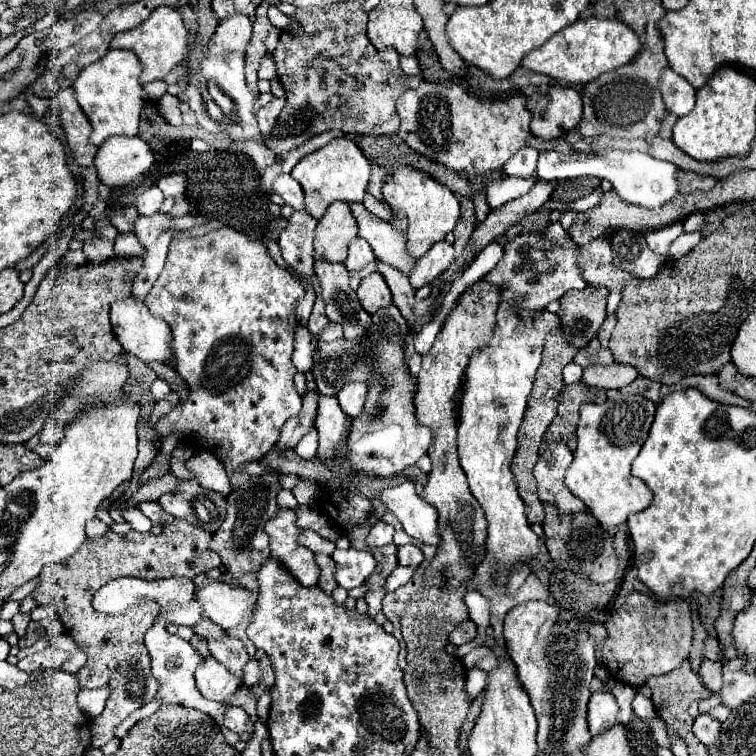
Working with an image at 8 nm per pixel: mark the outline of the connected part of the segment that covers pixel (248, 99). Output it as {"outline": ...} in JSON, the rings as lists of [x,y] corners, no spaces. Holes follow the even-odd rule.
{"outline":[[[225,54],[221,58],[209,58],[205,56],[201,62],[201,70],[191,78],[187,86],[187,100],[191,110],[197,114],[199,124],[207,132],[225,132],[231,140],[255,140],[261,136],[253,112],[255,104],[255,94],[249,92],[245,84],[245,72],[243,72],[243,62],[245,54]],[[219,98],[227,98],[231,102],[231,110],[221,110],[217,104]]]}

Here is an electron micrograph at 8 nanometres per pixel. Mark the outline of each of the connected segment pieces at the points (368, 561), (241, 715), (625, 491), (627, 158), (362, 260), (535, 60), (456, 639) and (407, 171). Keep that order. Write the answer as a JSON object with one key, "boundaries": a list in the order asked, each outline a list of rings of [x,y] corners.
{"boundaries":[[[[355,548],[335,550],[331,558],[337,562],[335,580],[345,590],[351,590],[355,586],[361,586],[365,582],[365,578],[375,568],[375,558],[369,552],[355,550]]],[[[231,706],[227,712],[225,712],[225,726],[237,734],[245,734],[245,726],[247,726],[247,712],[243,708],[237,708],[237,706]]],[[[617,396],[603,404],[583,404],[577,424],[577,450],[565,476],[565,486],[581,498],[591,514],[605,526],[625,524],[629,514],[645,510],[653,492],[639,478],[631,476],[631,462],[647,440],[655,404],[645,396]]],[[[547,150],[539,154],[537,176],[541,180],[565,180],[565,178],[579,178],[579,176],[595,176],[599,180],[607,180],[625,202],[645,206],[645,208],[659,208],[665,202],[673,200],[679,194],[679,176],[681,168],[653,158],[651,154],[643,152],[623,152],[623,150],[603,150],[599,154],[583,154],[583,152],[555,152]]],[[[355,238],[351,244],[349,244],[349,256],[345,260],[345,266],[349,272],[357,272],[361,270],[365,264],[373,262],[375,256],[373,256],[373,250],[369,246],[367,240],[363,238]]],[[[597,18],[577,20],[575,24],[563,28],[553,38],[549,38],[541,48],[531,50],[521,60],[521,66],[537,74],[545,74],[559,84],[587,84],[599,78],[601,74],[611,72],[631,62],[639,46],[641,44],[637,42],[637,36],[623,22],[605,20],[605,18],[603,20],[597,20]]],[[[465,620],[465,622],[461,622],[461,626],[457,626],[457,630],[453,630],[453,632],[449,634],[449,642],[451,642],[453,646],[461,646],[461,644],[473,640],[475,634],[477,634],[475,624],[473,624],[471,620]]],[[[395,162],[393,170],[389,172],[385,184],[383,184],[383,198],[397,214],[405,214],[409,220],[409,240],[407,250],[421,258],[435,242],[445,240],[447,232],[451,232],[459,220],[459,200],[457,196],[443,186],[441,182],[433,180],[423,170],[417,170],[413,166],[407,166],[403,162]]]]}

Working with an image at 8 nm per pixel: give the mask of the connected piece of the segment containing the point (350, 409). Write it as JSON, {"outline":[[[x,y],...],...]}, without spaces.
{"outline":[[[349,382],[339,390],[337,398],[347,416],[355,418],[361,414],[365,398],[367,398],[367,390],[369,390],[369,386],[365,382]]]}

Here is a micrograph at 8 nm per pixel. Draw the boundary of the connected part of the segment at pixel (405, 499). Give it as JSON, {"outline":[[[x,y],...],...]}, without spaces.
{"outline":[[[403,482],[397,486],[391,486],[387,490],[381,490],[377,496],[383,506],[397,516],[397,520],[403,524],[405,532],[423,544],[437,546],[437,512],[427,502],[421,502],[421,498],[415,492],[413,482]]]}

